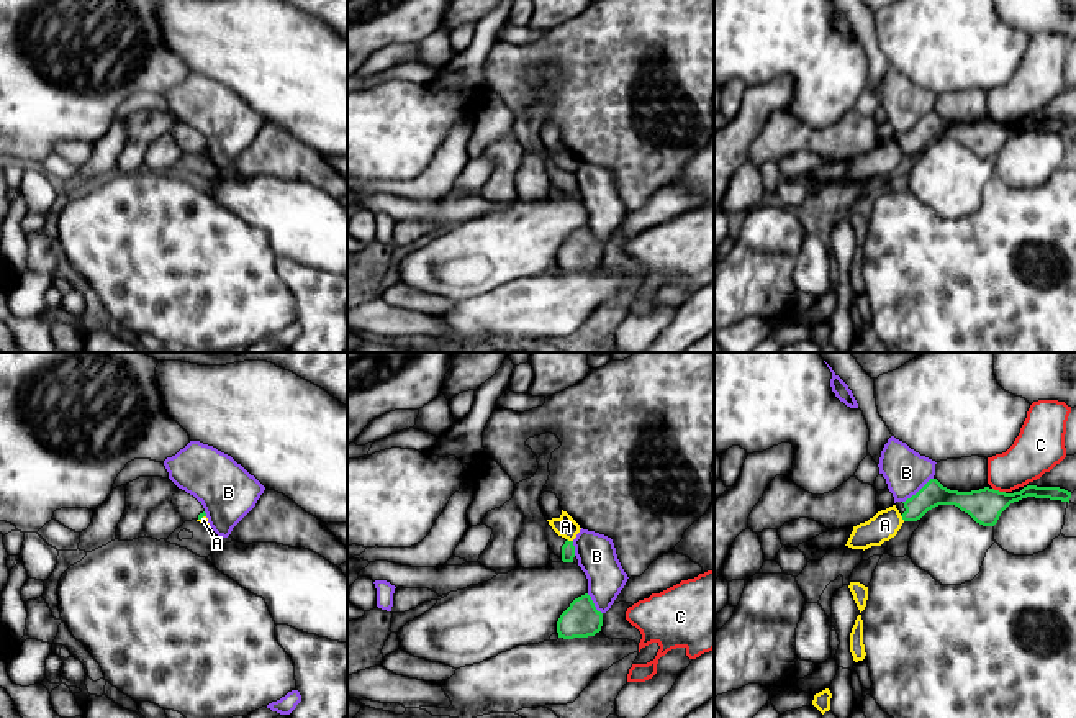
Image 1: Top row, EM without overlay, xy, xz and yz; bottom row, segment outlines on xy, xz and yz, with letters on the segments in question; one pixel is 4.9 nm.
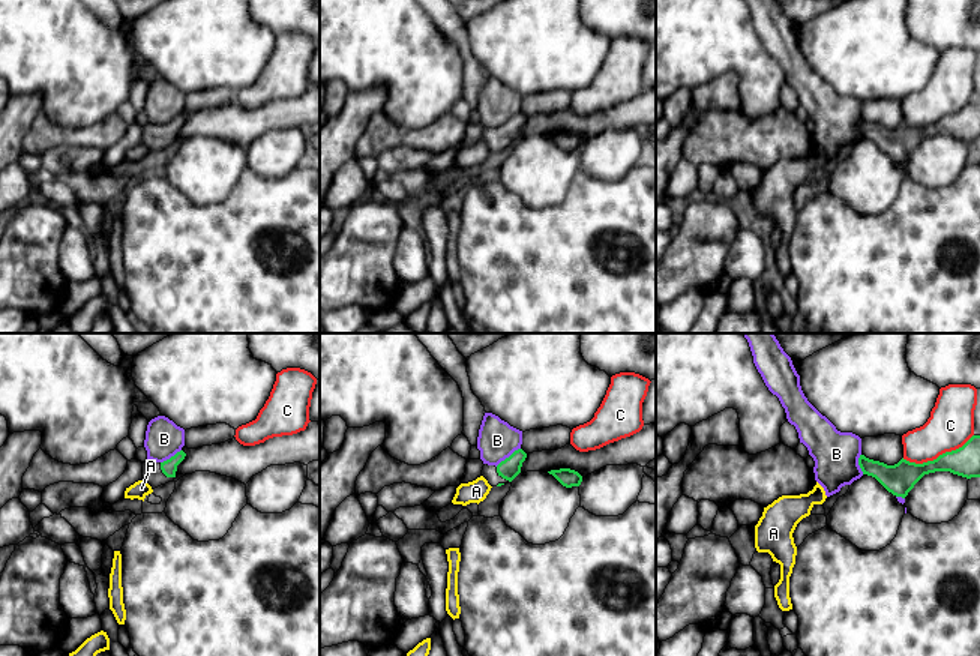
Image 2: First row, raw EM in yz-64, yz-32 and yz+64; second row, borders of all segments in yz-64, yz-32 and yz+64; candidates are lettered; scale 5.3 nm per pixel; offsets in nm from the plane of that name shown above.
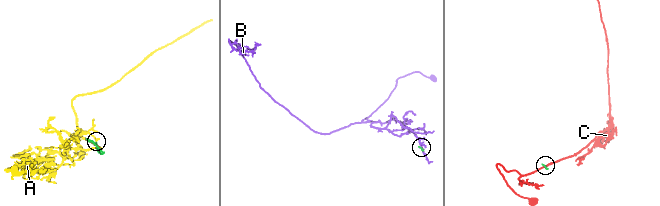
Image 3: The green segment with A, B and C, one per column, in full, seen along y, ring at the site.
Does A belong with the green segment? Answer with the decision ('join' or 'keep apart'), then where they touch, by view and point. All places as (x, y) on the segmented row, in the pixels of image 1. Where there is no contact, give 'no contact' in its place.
keep apart; contact xz (570, 541)

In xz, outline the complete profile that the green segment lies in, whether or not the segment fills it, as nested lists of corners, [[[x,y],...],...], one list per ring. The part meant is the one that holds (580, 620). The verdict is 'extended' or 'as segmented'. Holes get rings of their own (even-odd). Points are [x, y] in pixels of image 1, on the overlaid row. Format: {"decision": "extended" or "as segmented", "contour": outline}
{"decision": "as segmented", "contour": [[[588,593],[575,598],[557,621],[558,638],[588,638],[601,631],[603,613],[596,610]]]}

